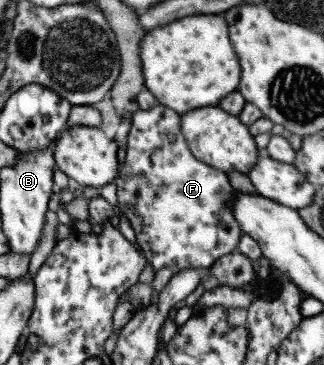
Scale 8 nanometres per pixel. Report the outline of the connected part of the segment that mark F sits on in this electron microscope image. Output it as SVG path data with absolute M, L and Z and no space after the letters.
M155 103L149 110L139 110L132 115L131 128L127 137L127 150L125 153L125 161L120 167L120 171L114 179L114 183L117 186L117 201L119 209L125 217L127 217L135 230L135 236L137 237L137 245L141 248L142 255L144 256L146 263L151 265L155 270L161 270L163 268L169 268L173 274L183 272L183 270L189 269L209 269L215 261L218 261L220 257L229 255L230 253L236 252L238 250L237 245L239 240L241 240L241 227L239 223L235 220L235 215L233 215L233 200L235 200L236 190L234 186L230 184L229 175L224 171L219 171L202 161L199 161L190 150L187 145L186 139L184 138L181 129L181 118L180 115L169 109L164 105Z

